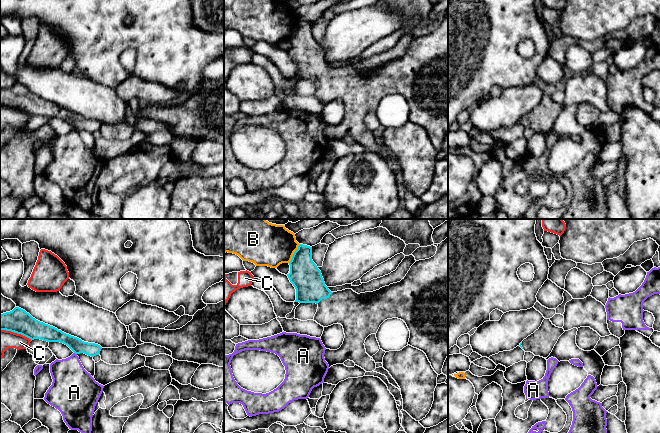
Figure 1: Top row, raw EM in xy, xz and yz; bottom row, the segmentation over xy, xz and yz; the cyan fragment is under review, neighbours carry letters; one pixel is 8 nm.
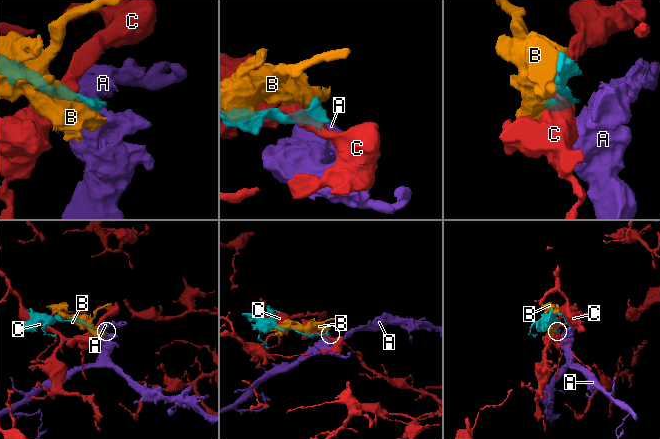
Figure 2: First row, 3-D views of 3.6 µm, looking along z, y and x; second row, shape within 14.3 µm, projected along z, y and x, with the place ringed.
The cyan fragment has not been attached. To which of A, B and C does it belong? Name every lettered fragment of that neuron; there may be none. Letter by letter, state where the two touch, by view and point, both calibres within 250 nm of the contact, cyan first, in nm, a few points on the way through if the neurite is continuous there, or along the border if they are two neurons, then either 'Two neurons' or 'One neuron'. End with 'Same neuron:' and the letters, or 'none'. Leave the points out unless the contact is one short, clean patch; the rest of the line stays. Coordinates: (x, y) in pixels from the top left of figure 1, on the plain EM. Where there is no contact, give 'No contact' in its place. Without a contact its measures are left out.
A: Touches cyan at xy (75, 129). Thickness 130 nm (cyan) against 320 nm. Boundary: xy (74, 128), (76, 130). Two neurons
B: Touches cyan at xz (294, 29). Thickness 240 nm (cyan) against 340 nm. Two neurons
C: Touches cyan at xy (16, 108). Thickness 190 nm (cyan) against 180 nm. Two neurons
Same neuron: none

